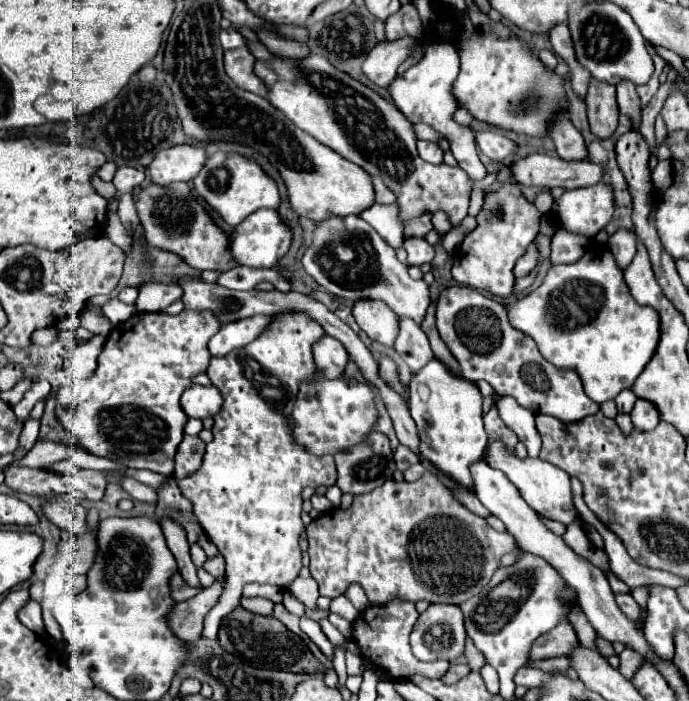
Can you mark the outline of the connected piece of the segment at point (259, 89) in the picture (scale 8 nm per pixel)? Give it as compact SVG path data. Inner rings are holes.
M247 47L225 51L225 71L235 81L235 85L255 95L267 97L269 89L265 87L265 81L255 75L253 65L255 65L255 57Z

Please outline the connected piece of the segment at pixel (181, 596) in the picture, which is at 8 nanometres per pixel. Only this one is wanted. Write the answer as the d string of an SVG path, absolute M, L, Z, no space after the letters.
M175 573L175 575L171 577L171 595L173 595L175 601L187 601L187 599L191 599L191 597L197 595L197 589L189 587L189 585L183 581L183 577L181 577L179 573Z

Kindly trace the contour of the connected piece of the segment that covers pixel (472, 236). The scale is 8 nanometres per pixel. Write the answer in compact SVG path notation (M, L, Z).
M505 181L503 189L483 195L483 205L477 213L477 227L463 239L459 251L453 255L453 279L461 285L509 297L513 293L515 261L527 251L539 231L541 213L525 199L517 183Z

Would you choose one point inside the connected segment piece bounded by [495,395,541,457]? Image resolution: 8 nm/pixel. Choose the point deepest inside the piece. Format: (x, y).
(520, 420)

